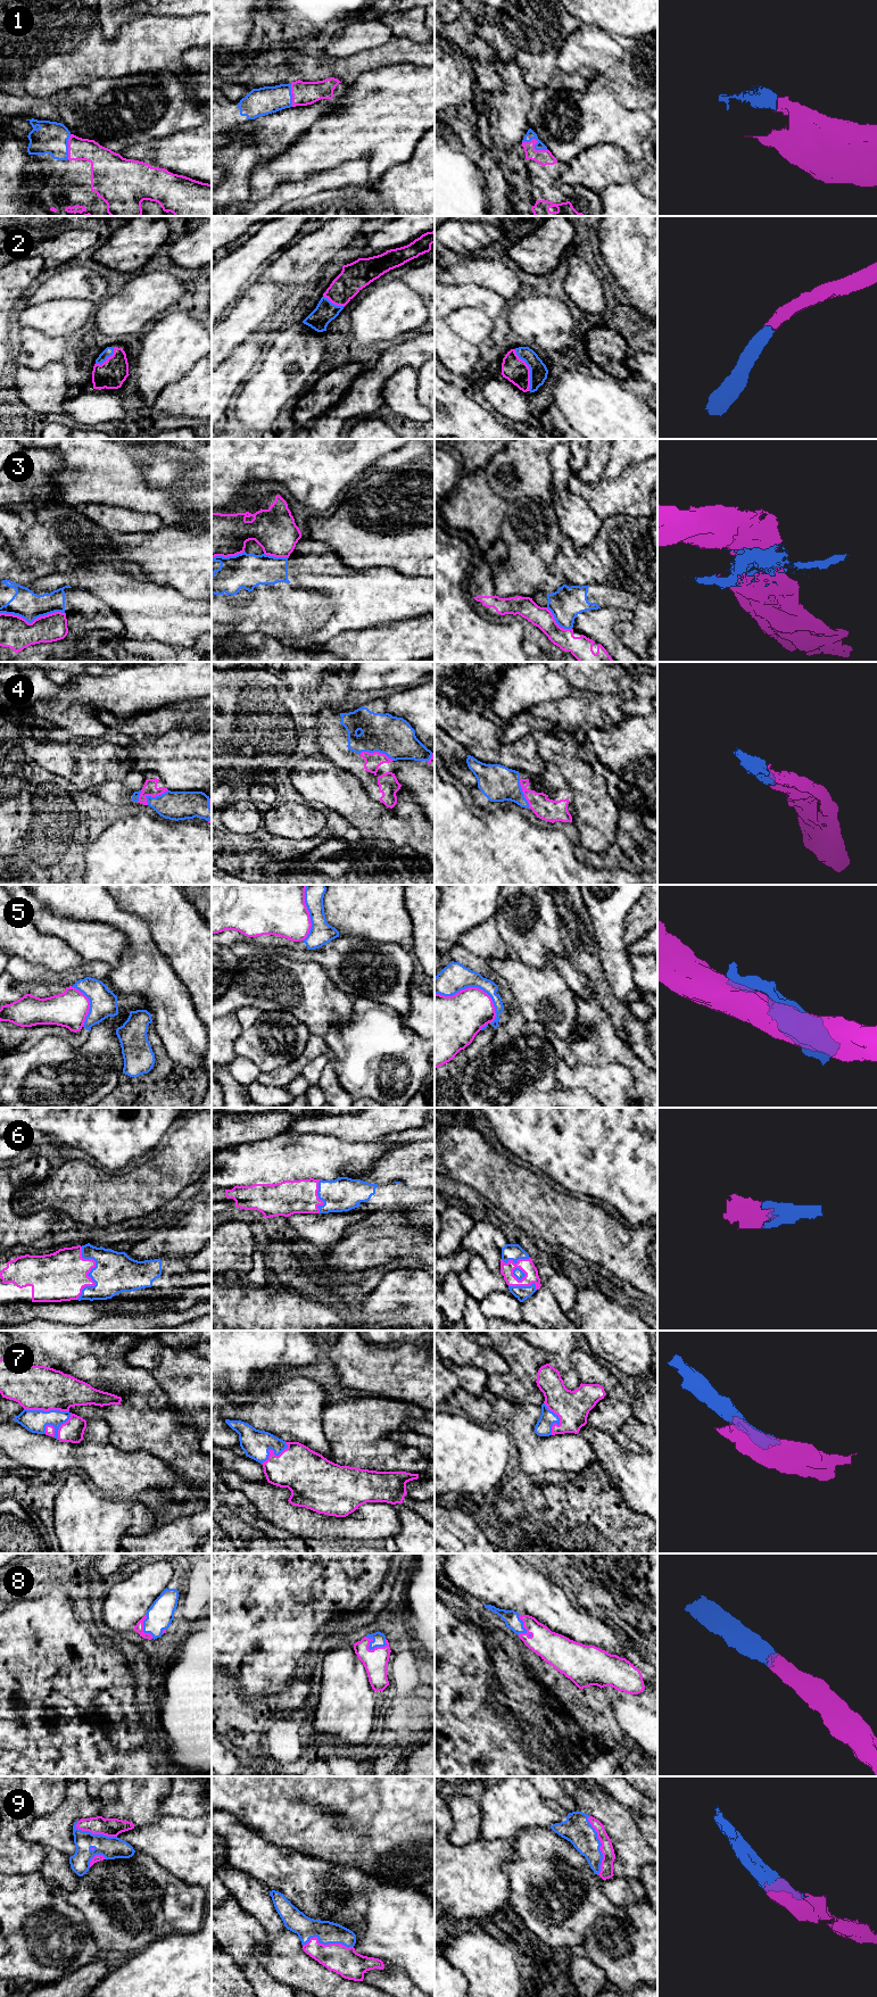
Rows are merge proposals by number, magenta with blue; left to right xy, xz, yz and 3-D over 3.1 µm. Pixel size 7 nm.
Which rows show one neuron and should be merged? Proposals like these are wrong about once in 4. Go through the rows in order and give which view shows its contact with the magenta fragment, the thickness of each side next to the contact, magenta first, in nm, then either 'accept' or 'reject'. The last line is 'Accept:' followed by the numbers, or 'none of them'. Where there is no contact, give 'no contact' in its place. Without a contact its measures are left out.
1: contact in yz; calibres 110 and 70 nm; accept
2: contact in yz; calibres 170 and 130 nm; accept
3: contact in xy; calibres 220 and 200 nm; reject
4: contact in xz; calibres 110 and 280 nm; accept
5: contact in yz; calibres 340 and 200 nm; reject
6: contact in xy; calibres 360 and 280 nm; accept
7: contact in xy; calibres 320 and 160 nm; accept
8: contact in xz; calibres 170 and 100 nm; accept
9: contact in yz; calibres 100 and 200 nm; accept
Accept: 1, 2, 4, 6, 7, 8, 9

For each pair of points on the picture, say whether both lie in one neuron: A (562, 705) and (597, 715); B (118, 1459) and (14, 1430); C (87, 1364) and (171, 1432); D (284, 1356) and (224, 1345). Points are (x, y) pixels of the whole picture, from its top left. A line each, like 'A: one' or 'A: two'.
A: one
B: one
C: one
D: one

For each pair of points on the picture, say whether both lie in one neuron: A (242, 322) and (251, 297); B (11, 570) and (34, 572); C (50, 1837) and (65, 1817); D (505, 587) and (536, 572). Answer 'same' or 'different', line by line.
A: same
B: same
C: same
D: same

